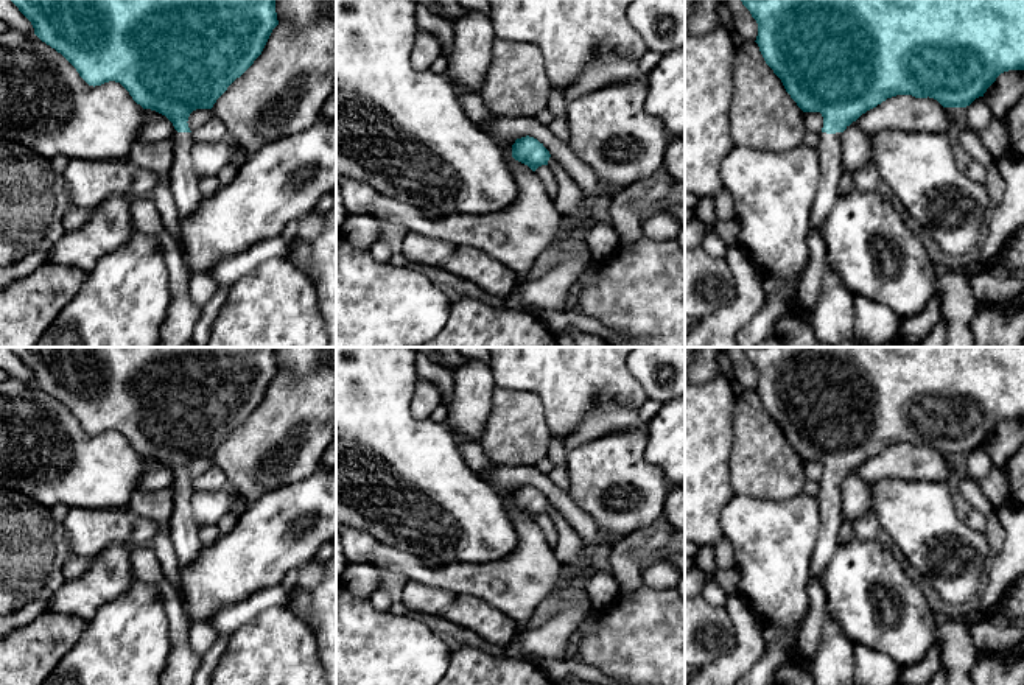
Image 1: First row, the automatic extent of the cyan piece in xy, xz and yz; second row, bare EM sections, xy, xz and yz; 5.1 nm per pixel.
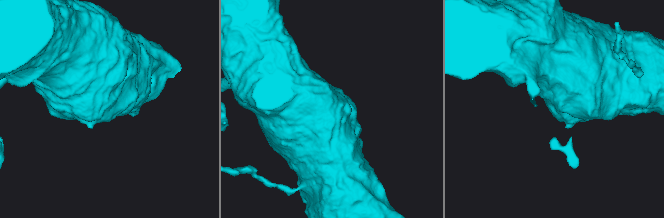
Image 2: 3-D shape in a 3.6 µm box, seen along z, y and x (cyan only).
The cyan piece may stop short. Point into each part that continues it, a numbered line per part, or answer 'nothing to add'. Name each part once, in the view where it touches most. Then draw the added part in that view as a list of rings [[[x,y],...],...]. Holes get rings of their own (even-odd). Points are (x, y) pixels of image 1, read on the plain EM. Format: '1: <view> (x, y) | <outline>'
1: yz (831, 519) | [[[820,481],[820,531],[809,562],[809,584],[822,573],[839,546],[839,529],[843,522],[840,512],[840,486],[842,481]]]

